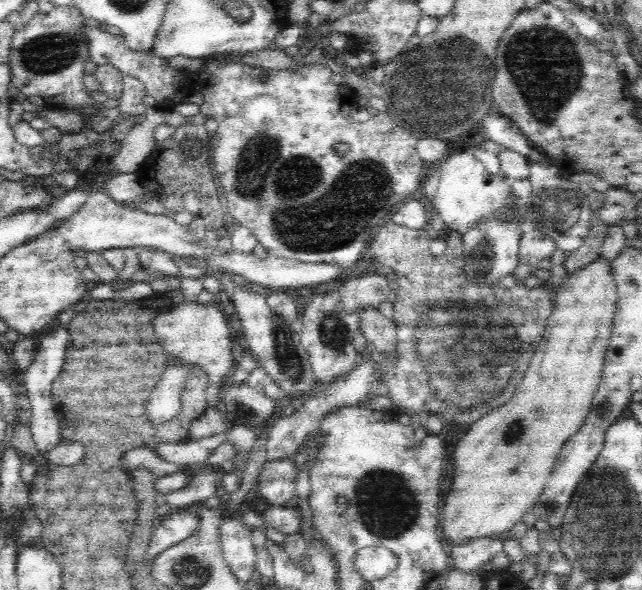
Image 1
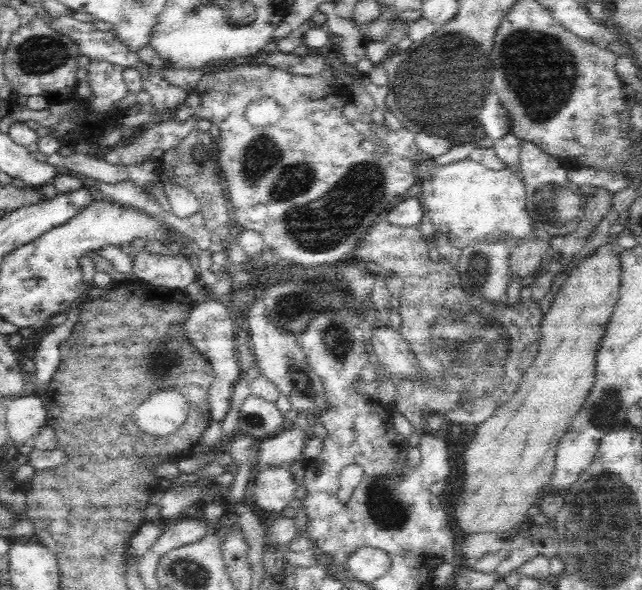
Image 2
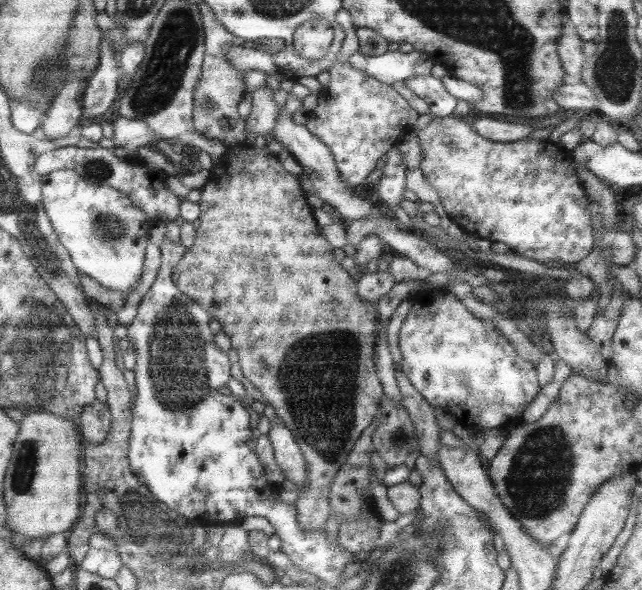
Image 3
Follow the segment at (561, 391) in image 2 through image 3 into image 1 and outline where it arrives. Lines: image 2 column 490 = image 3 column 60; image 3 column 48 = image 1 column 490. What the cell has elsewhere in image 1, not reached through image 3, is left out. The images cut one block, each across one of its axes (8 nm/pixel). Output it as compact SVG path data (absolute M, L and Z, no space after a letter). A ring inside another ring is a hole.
M600 256L596 258L596 260L592 260L590 264L582 266L578 272L567 275L554 297L553 304L554 307L552 308L552 313L548 316L544 326L542 340L540 340L538 348L531 358L530 364L525 370L524 376L516 387L512 398L502 406L495 408L490 414L484 416L482 420L472 423L471 428L457 442L454 454L452 454L452 458L454 458L452 461L454 467L454 480L446 501L442 502L441 515L442 534L444 534L444 538L446 538L449 547L471 542L482 536L502 536L504 533L509 533L516 523L522 522L524 514L529 510L532 510L537 504L540 496L542 496L542 491L547 485L550 475L554 472L554 466L560 448L562 448L564 442L578 430L580 424L584 422L584 416L588 414L588 410L590 410L590 407L592 406L592 396L594 396L600 382L600 374L602 374L602 366L604 366L604 354L606 352L606 346L608 346L608 338L610 338L610 332L614 324L615 311L617 308L617 284L615 277L613 276L611 262L606 260L603 256Z

